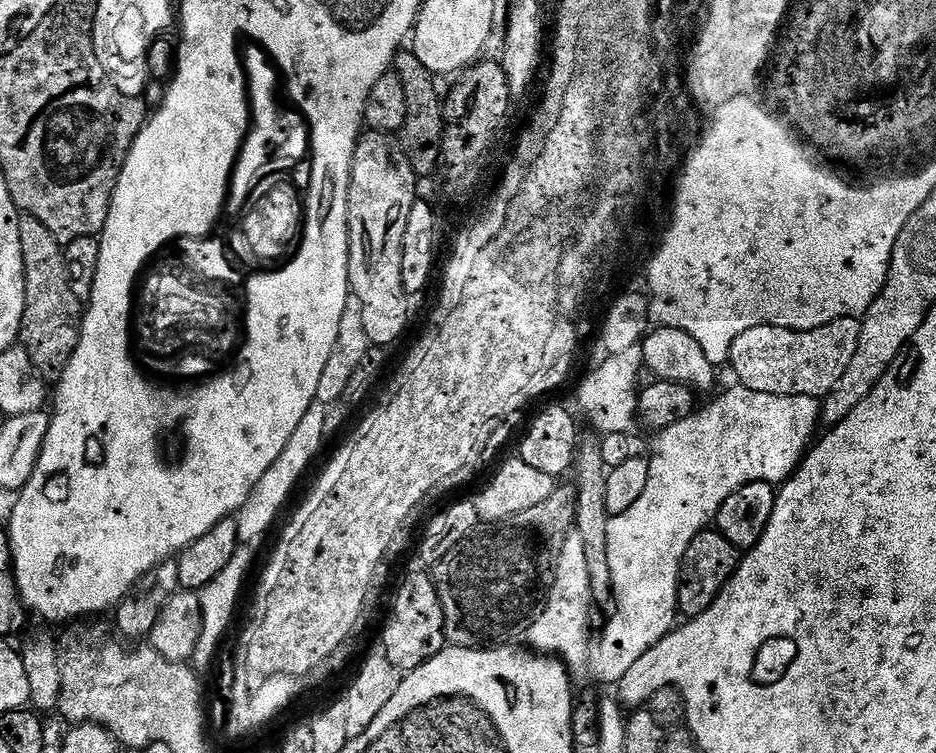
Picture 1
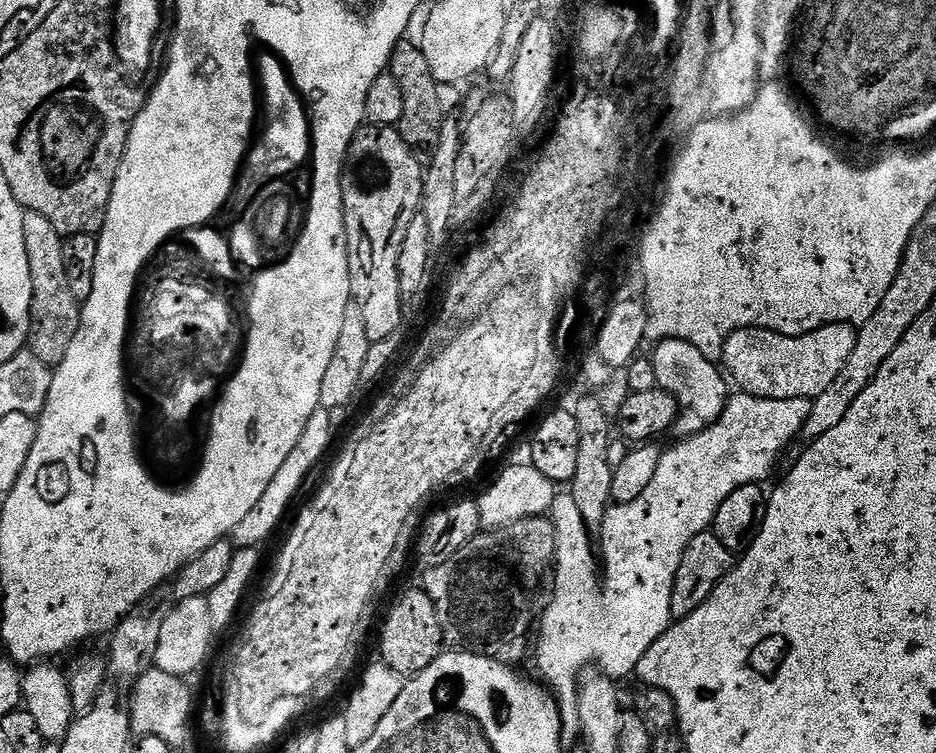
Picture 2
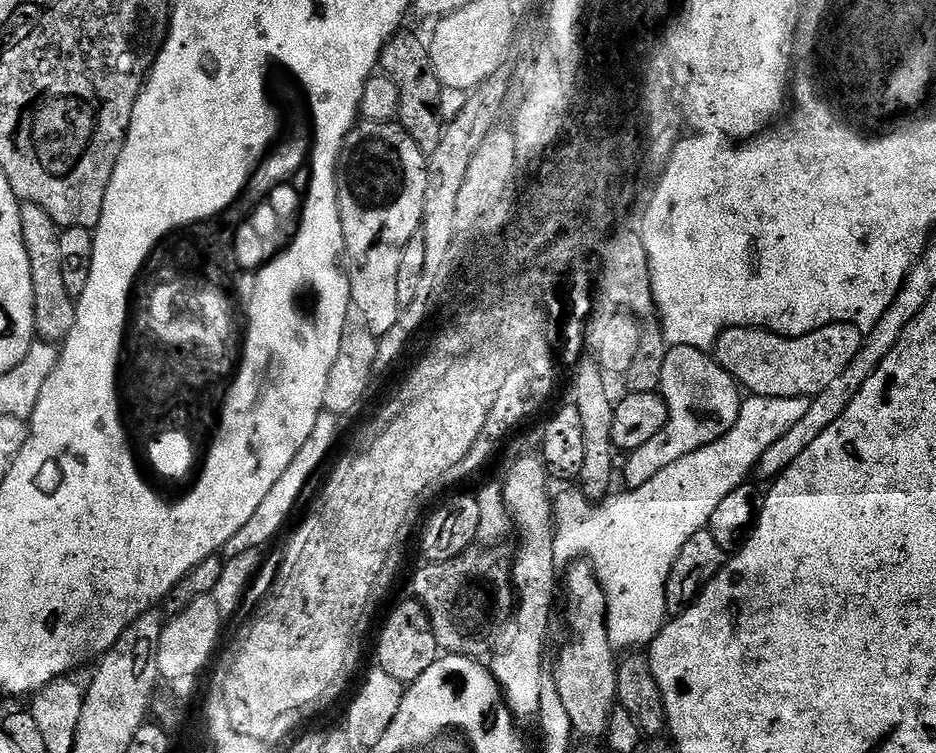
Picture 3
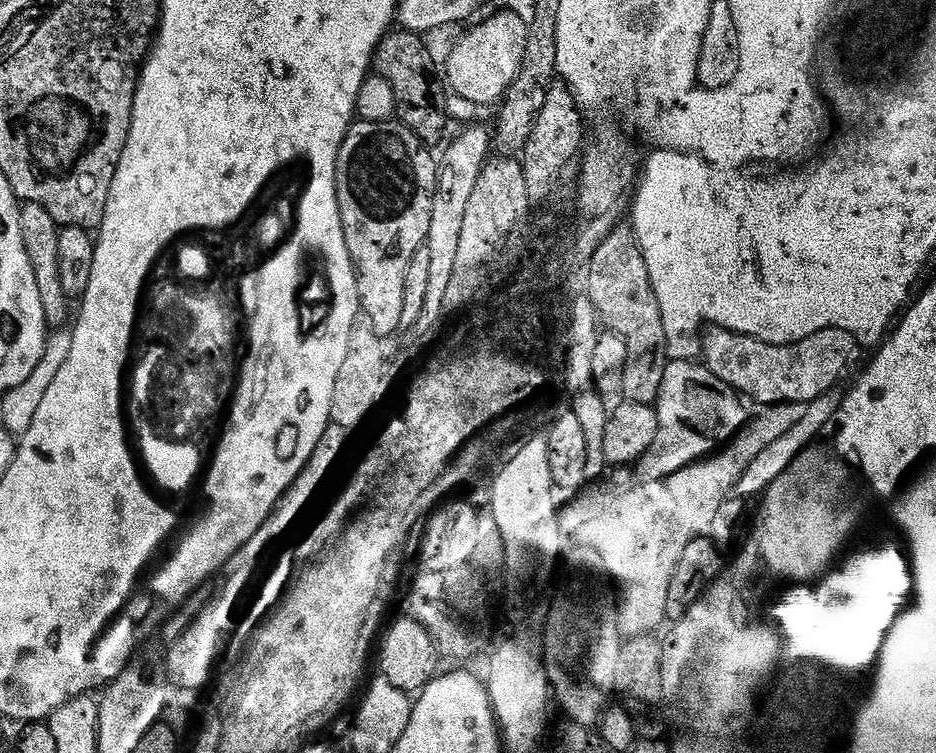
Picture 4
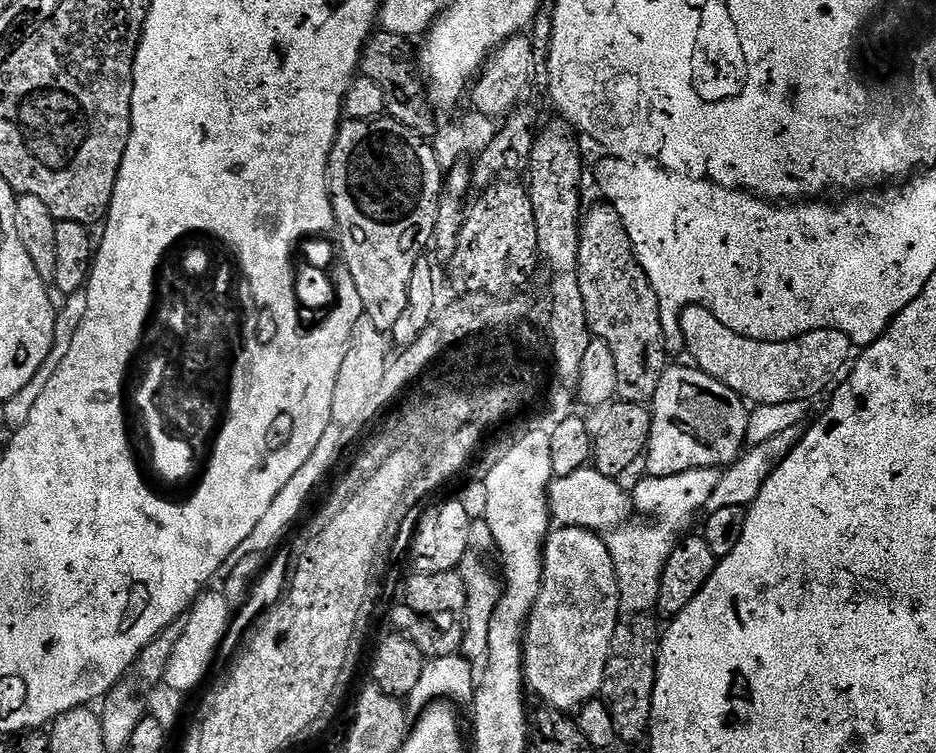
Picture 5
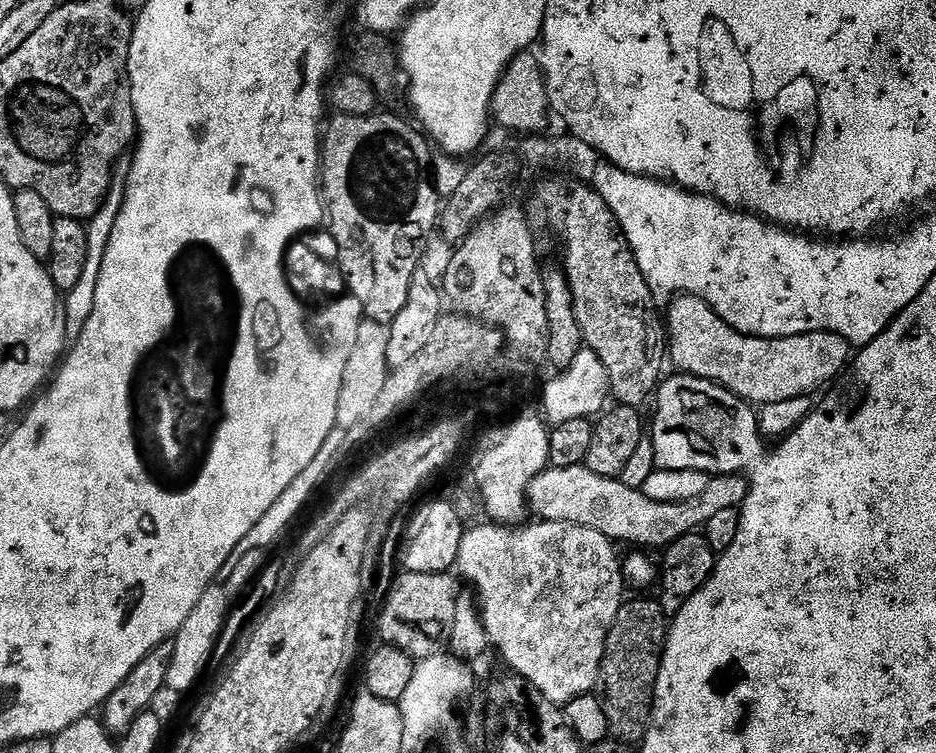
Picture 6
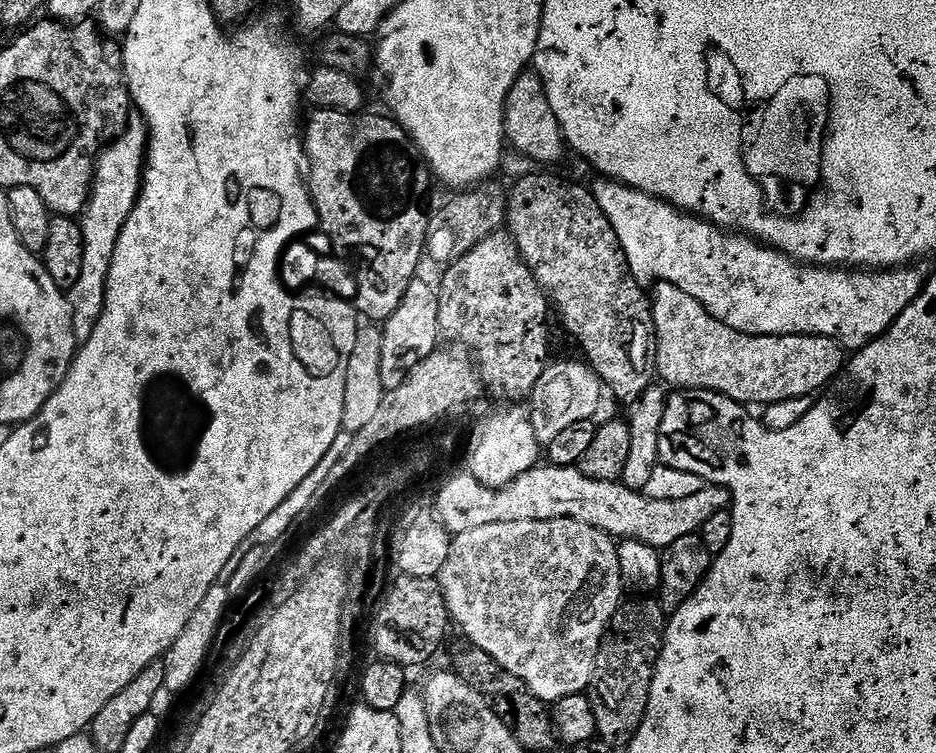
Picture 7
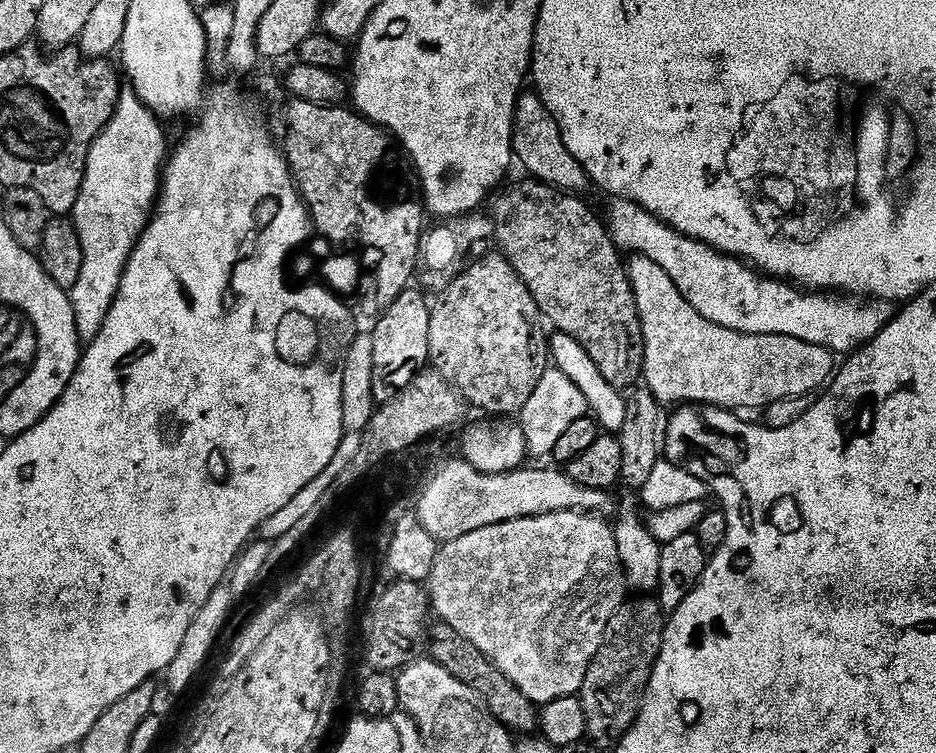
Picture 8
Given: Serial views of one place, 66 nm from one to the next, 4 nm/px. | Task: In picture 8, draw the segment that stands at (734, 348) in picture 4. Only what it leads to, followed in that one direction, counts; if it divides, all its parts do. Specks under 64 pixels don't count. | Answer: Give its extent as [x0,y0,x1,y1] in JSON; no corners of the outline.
[626,254,838,410]

